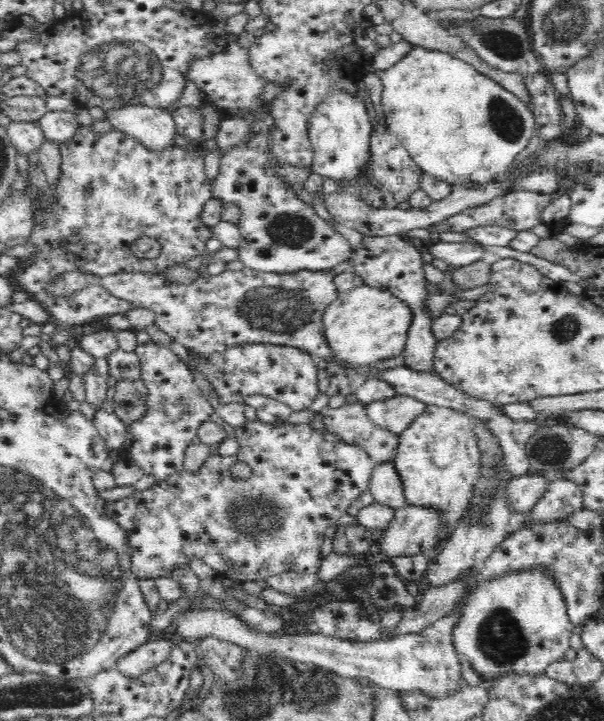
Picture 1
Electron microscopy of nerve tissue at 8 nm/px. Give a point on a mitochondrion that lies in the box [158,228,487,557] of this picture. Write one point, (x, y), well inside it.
(261, 518)

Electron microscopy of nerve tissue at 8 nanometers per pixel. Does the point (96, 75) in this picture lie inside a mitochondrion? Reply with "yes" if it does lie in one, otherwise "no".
yes

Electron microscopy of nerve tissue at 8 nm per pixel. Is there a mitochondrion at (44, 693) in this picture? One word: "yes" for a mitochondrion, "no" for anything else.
yes

